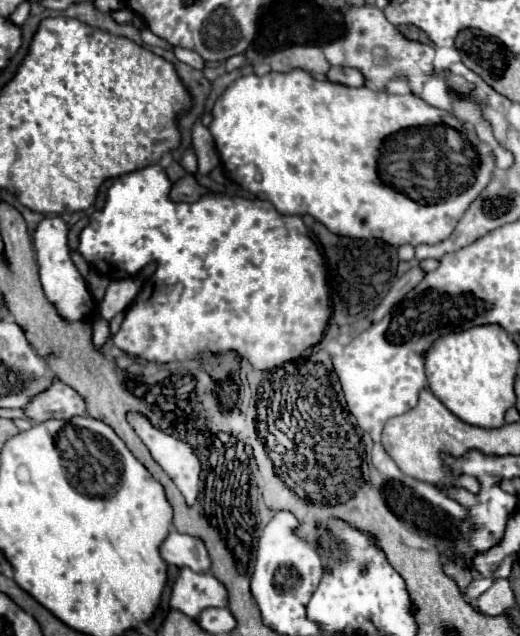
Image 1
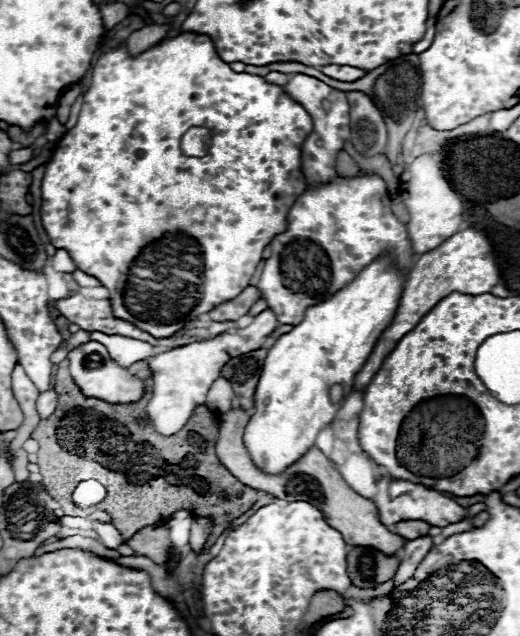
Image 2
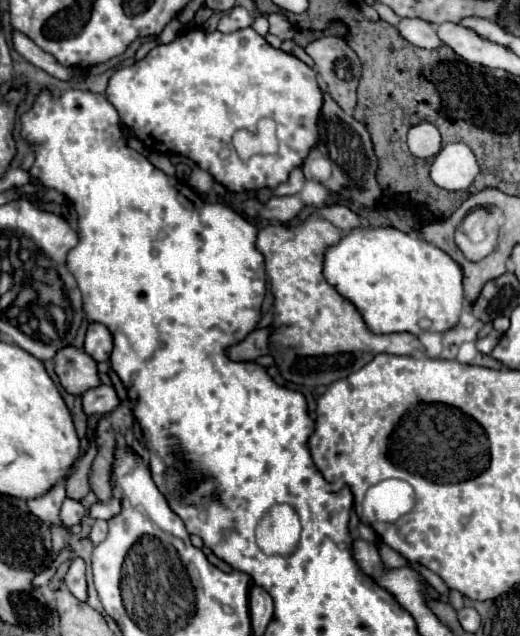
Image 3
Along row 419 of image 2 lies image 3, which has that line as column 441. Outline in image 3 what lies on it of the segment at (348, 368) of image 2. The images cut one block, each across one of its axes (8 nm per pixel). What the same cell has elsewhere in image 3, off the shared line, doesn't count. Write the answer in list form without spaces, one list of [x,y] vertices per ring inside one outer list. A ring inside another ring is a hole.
[[[360,228],[346,234],[336,246],[328,248],[324,256],[324,276],[326,280],[348,300],[354,302],[366,326],[376,334],[390,332],[410,332],[420,334],[418,322],[422,318],[432,320],[432,332],[444,334],[454,328],[460,320],[462,304],[464,304],[464,288],[462,288],[462,270],[460,266],[440,248],[410,238],[406,232],[396,228]]]

